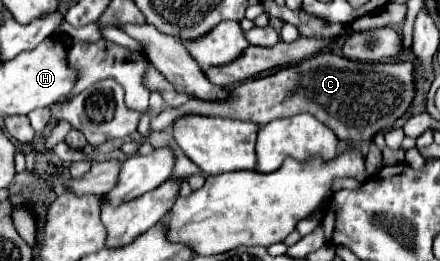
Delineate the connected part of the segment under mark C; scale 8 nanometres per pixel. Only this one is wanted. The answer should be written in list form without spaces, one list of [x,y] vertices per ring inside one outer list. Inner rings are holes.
[[[323,50],[301,60],[299,64],[235,86],[231,90],[231,94],[235,94],[231,102],[203,102],[191,98],[179,108],[165,108],[159,116],[151,118],[151,132],[169,130],[175,120],[187,114],[251,120],[257,126],[265,126],[275,118],[309,112],[323,124],[331,126],[339,140],[371,140],[377,132],[391,128],[411,108],[417,92],[415,86],[411,88],[411,80],[415,80],[413,62],[355,62]]]

